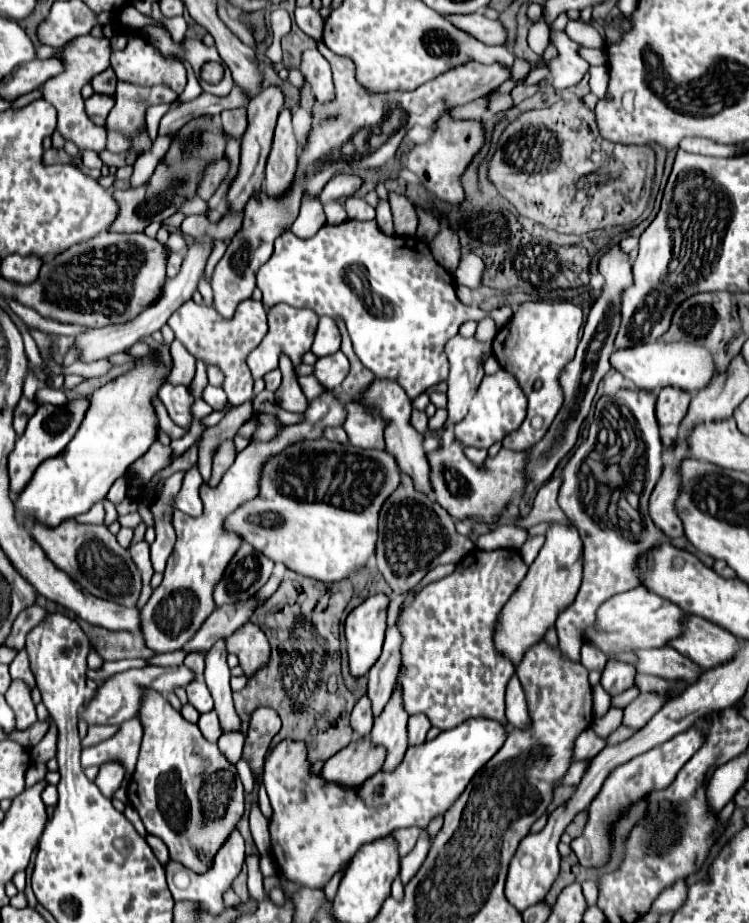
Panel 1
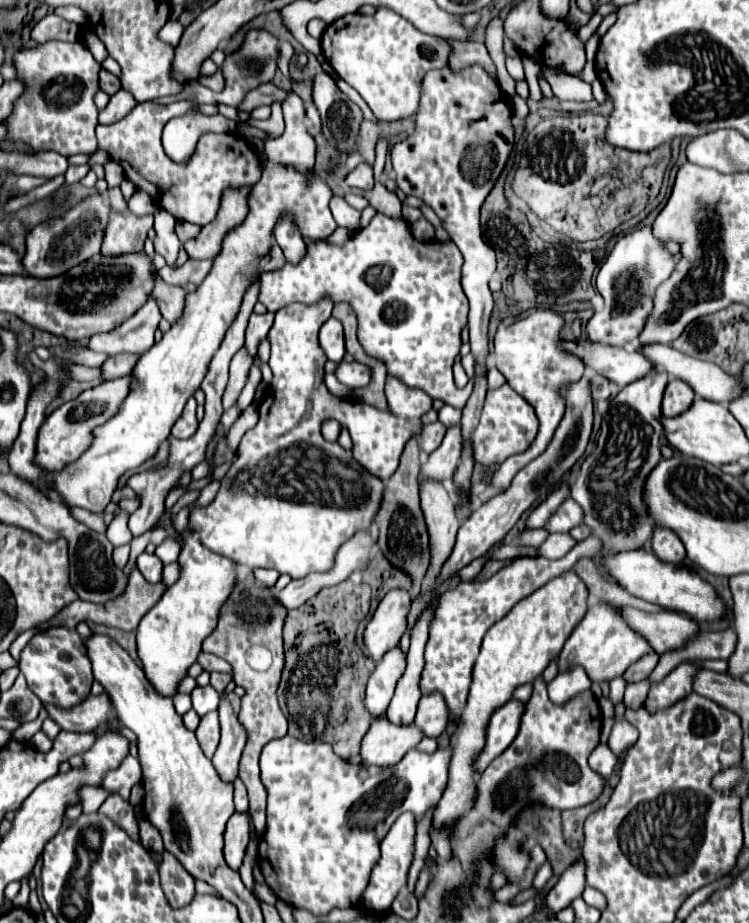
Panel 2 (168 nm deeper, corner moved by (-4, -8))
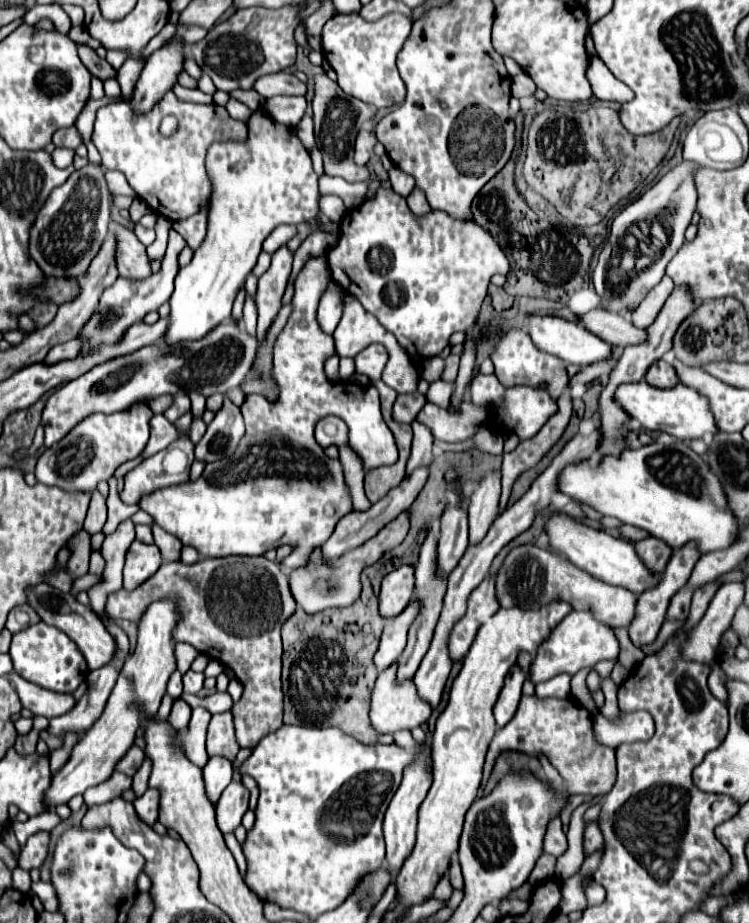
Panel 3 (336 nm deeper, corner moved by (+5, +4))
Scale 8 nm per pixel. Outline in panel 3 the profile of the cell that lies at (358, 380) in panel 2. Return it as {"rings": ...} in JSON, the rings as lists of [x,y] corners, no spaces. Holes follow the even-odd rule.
{"rings":[[[376,343],[360,351],[354,359],[356,359],[356,373],[364,373],[372,381],[378,381],[388,363],[388,351],[384,349],[384,345]]]}

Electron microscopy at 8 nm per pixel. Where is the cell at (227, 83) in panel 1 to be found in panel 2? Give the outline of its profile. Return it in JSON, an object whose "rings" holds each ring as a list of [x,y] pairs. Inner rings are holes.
{"rings":[[[217,71],[217,73],[213,73],[213,75],[199,75],[199,79],[197,79],[201,85],[205,85],[205,87],[209,87],[209,89],[213,89],[213,91],[223,91],[223,87],[225,87],[225,79],[221,77],[221,73]]]}

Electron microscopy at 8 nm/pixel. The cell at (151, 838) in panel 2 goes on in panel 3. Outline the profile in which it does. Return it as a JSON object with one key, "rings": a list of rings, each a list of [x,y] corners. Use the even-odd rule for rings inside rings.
{"rings":[[[148,789],[142,797],[138,797],[134,801],[136,813],[140,815],[142,821],[146,821],[148,825],[154,825],[156,815],[158,815],[158,805],[160,805],[160,791],[152,791]]]}

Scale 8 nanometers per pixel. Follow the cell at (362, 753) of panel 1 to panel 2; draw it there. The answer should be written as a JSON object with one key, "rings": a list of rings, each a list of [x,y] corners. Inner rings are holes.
{"rings":[[[385,717],[375,719],[371,729],[361,741],[361,765],[391,767],[403,759],[403,755],[421,741],[421,731],[415,725],[397,727]]]}

